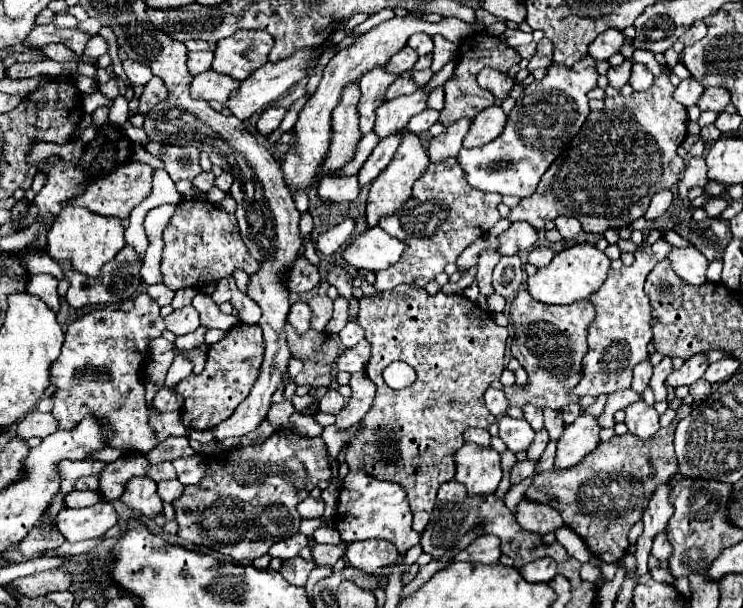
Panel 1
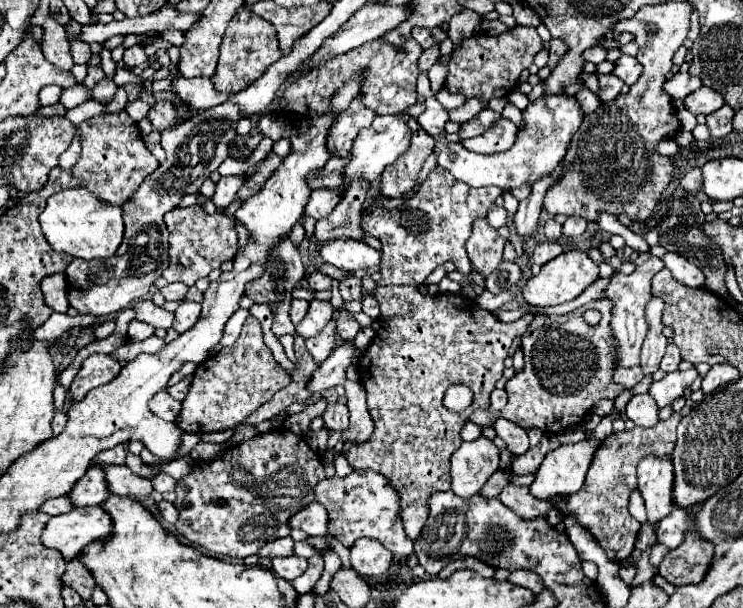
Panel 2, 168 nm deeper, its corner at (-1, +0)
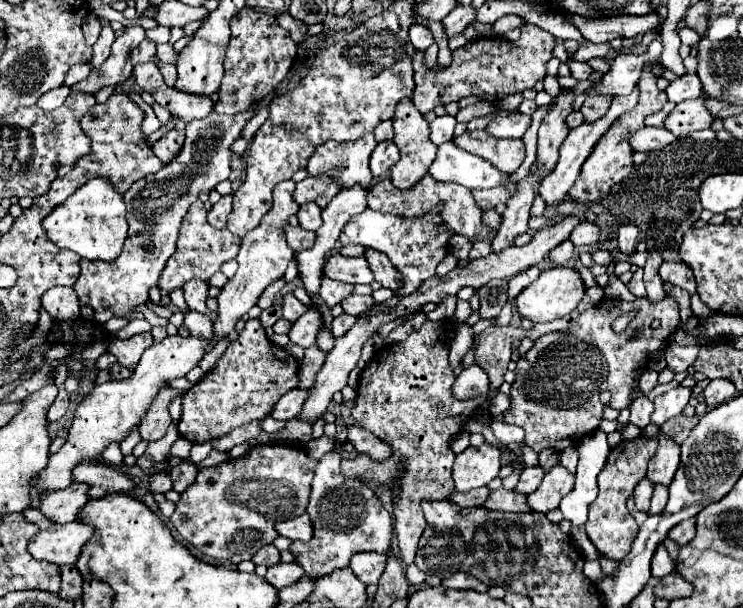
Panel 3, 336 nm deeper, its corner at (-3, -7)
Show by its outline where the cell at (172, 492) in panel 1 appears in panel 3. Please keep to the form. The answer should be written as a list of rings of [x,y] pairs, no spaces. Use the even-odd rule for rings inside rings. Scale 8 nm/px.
[[[159,472],[159,474],[155,474],[155,476],[151,478],[151,492],[161,492],[161,494],[165,494],[165,492],[169,492],[169,490],[173,490],[173,482],[171,482],[171,478],[169,478],[165,472]]]

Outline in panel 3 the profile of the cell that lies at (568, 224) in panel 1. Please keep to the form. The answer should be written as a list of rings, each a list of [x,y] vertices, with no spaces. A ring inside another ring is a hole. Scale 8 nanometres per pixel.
[[[581,222],[573,232],[571,232],[571,242],[575,246],[591,246],[599,238],[599,226],[595,222]]]

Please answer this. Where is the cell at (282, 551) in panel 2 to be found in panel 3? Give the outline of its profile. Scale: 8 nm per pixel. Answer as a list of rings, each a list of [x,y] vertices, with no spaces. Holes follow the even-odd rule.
[[[271,544],[271,546],[263,546],[259,548],[259,552],[253,556],[255,564],[265,564],[265,566],[273,566],[281,562],[281,552]]]

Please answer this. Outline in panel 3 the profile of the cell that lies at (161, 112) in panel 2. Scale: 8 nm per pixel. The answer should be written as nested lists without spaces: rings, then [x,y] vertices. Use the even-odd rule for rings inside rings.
[[[171,128],[161,140],[157,140],[153,144],[153,152],[157,154],[157,158],[163,164],[167,164],[167,162],[171,162],[179,154],[179,150],[183,146],[183,138],[185,136],[183,136],[183,132],[179,128]]]

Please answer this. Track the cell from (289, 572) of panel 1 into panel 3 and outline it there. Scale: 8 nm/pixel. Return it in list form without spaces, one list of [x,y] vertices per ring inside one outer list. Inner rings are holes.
[[[293,562],[293,564],[275,564],[275,566],[271,566],[267,570],[265,580],[281,590],[281,588],[285,588],[289,584],[295,584],[303,574],[305,572],[303,572],[303,568],[299,568],[297,562]]]

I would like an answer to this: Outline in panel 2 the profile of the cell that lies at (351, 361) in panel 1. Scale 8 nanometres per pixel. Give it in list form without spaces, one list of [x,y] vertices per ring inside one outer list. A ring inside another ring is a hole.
[[[341,345],[341,347],[337,347],[329,355],[329,359],[321,367],[315,369],[311,381],[307,383],[307,389],[311,393],[321,393],[325,389],[343,385],[347,365],[357,363],[359,355],[361,355],[361,351],[357,347],[353,347],[353,345]]]

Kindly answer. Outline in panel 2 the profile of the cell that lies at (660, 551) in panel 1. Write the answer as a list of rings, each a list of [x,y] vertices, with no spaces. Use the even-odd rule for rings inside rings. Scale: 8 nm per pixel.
[[[675,509],[667,517],[663,517],[655,529],[657,541],[667,545],[669,549],[679,547],[685,541],[685,533],[689,529],[689,515],[683,509]]]

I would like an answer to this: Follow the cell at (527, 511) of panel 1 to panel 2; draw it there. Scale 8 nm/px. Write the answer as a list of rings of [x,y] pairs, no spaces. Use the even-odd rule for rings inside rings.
[[[505,485],[503,491],[499,493],[499,499],[503,501],[503,505],[507,505],[511,511],[515,511],[519,517],[525,519],[547,515],[551,507],[549,501],[533,499],[527,487],[517,487],[517,485]]]

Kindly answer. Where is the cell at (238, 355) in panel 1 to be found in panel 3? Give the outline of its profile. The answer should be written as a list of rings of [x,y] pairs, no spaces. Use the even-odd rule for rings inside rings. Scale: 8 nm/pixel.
[[[257,318],[247,320],[239,338],[227,346],[213,370],[185,392],[183,412],[177,426],[179,434],[189,442],[207,442],[257,418],[267,418],[279,396],[297,388],[297,380],[295,358],[267,340],[265,328]]]

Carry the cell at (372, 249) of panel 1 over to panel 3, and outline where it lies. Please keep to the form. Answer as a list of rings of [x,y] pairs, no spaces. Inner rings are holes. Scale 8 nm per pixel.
[[[335,252],[327,258],[323,270],[327,278],[347,282],[347,284],[371,284],[373,282],[371,268],[363,256],[347,258]]]

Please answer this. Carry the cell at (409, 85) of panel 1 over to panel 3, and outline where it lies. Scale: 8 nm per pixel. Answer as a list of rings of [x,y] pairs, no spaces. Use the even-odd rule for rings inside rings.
[[[471,6],[455,8],[453,12],[449,12],[449,14],[441,20],[443,32],[447,34],[447,38],[453,38],[453,36],[461,34],[473,20],[475,20],[475,10],[473,10]]]

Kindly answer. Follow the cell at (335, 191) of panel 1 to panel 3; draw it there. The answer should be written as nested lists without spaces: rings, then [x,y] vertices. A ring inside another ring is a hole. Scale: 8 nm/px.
[[[303,204],[301,210],[297,212],[297,218],[299,218],[299,224],[305,228],[305,230],[319,230],[319,224],[323,222],[321,220],[321,208],[317,204]]]

